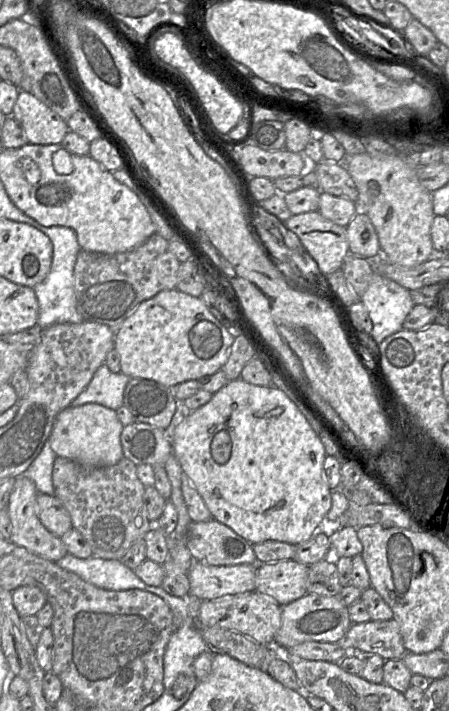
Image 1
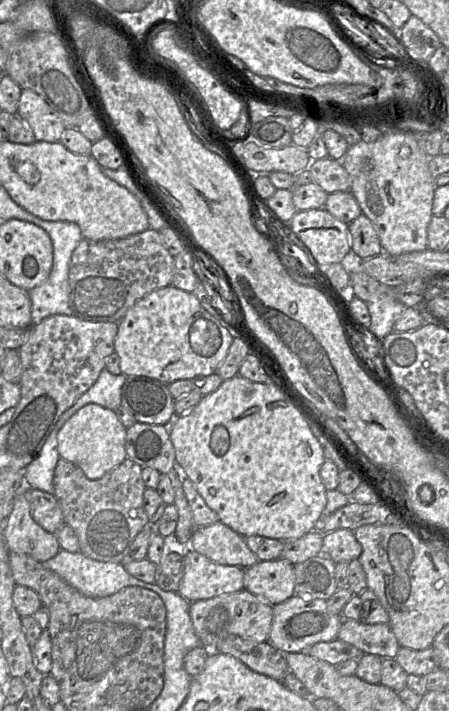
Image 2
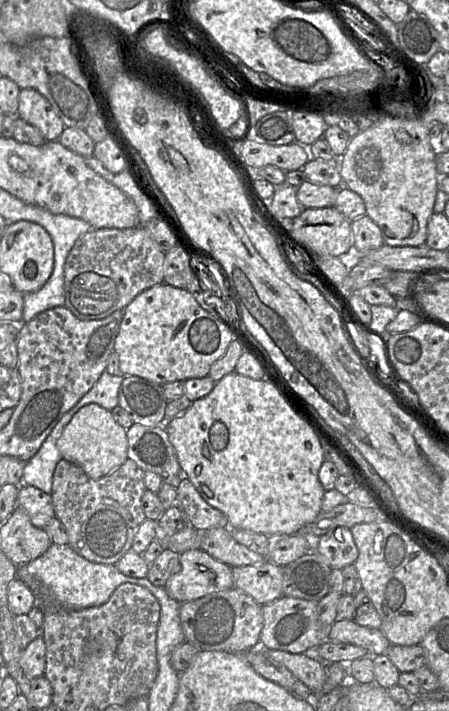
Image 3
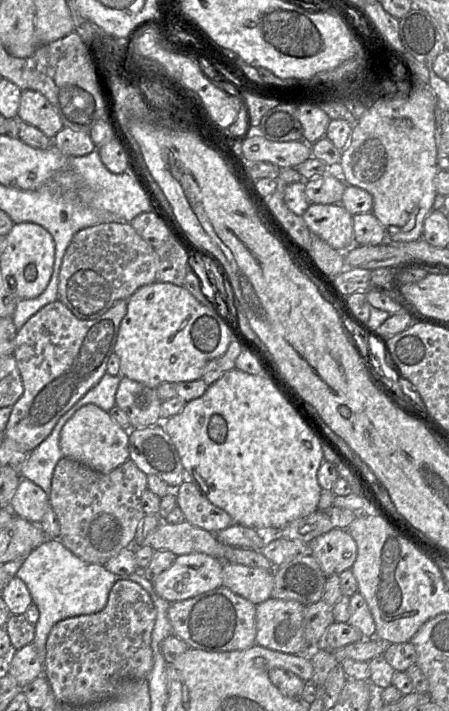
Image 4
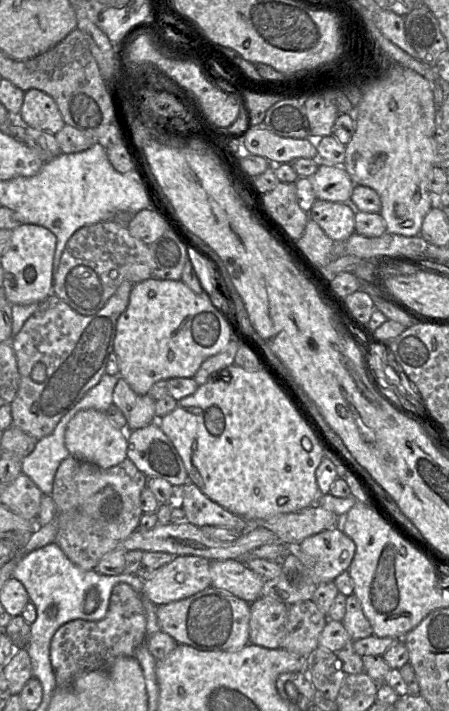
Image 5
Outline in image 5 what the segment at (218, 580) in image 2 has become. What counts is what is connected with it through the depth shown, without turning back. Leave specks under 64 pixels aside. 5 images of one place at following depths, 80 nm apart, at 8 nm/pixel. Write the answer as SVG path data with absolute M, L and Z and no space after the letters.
M183 555L175 556L168 564L159 568L144 581L144 594L156 606L193 596L212 586L211 561L207 558Z

